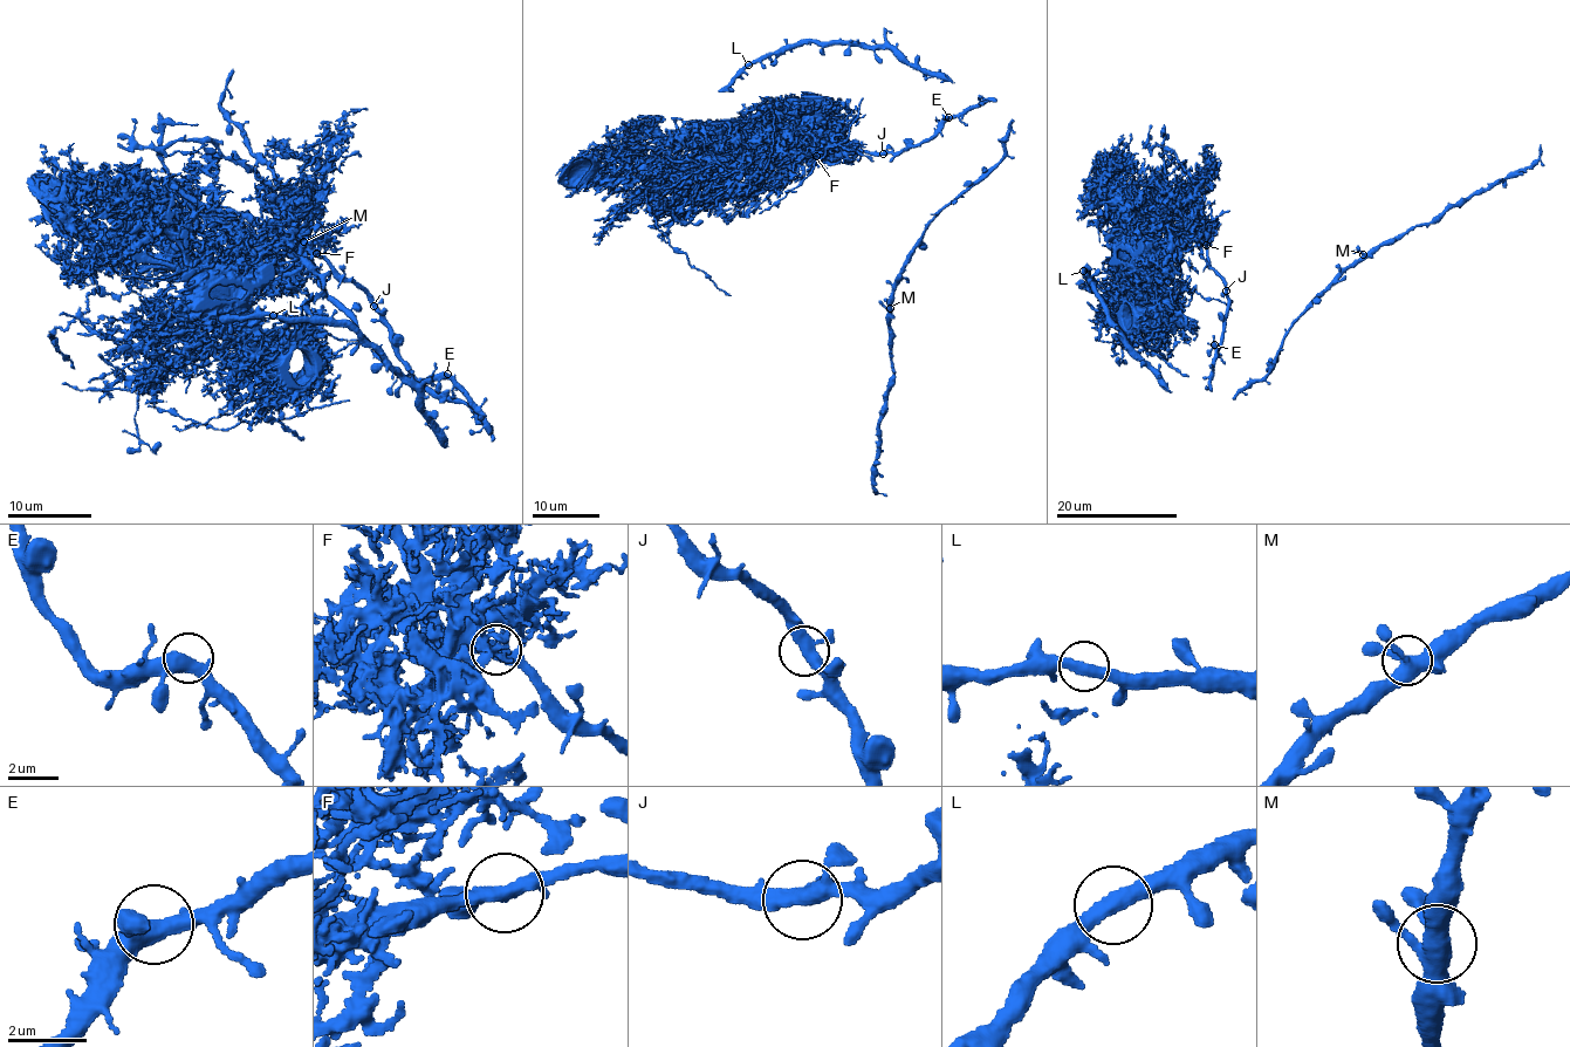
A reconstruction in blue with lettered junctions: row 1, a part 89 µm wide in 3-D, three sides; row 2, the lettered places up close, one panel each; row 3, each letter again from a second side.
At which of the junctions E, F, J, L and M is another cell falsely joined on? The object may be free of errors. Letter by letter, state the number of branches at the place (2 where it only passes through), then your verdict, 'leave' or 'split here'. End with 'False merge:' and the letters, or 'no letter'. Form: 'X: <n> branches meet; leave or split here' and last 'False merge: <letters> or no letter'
E: 2 branches meet; leave
F: 4 branches meet; split here
J: 4 branches meet; leave
L: 2 branches meet; leave
M: 4 branches meet; leave
False merge: F

